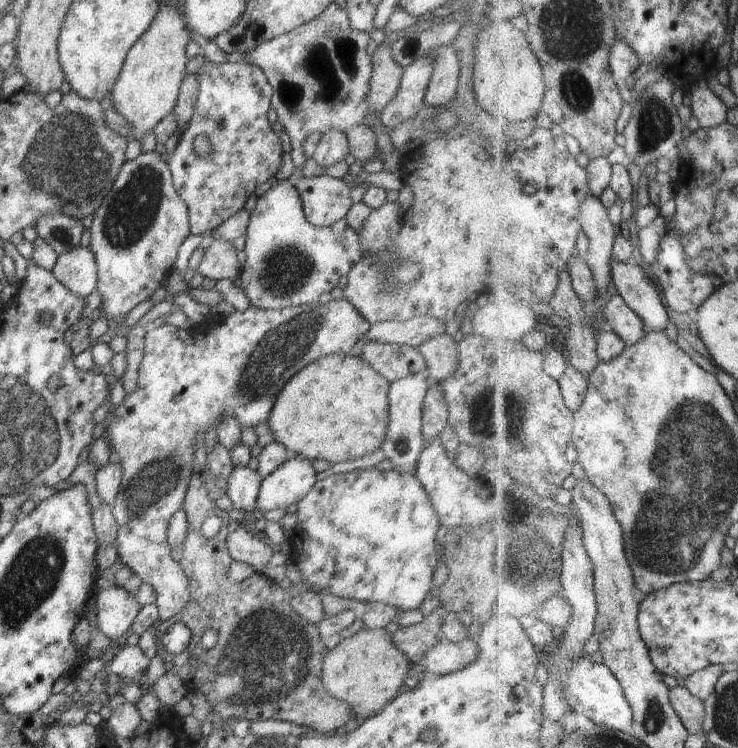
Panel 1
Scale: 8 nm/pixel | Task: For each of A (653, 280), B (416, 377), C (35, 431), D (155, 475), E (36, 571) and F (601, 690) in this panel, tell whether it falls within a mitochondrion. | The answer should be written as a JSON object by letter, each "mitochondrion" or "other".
{"A":"other","B":"other","C":"mitochondrion","D":"mitochondrion","E":"mitochondrion","F":"other"}

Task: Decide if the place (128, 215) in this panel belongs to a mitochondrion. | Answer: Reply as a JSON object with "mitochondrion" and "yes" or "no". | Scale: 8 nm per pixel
{"mitochondrion":"yes"}

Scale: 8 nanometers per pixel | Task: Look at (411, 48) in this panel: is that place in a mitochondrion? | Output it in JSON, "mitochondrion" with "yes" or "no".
{"mitochondrion":"no"}

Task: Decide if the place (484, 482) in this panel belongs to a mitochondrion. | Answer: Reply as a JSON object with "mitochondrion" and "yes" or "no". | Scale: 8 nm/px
{"mitochondrion":"no"}

